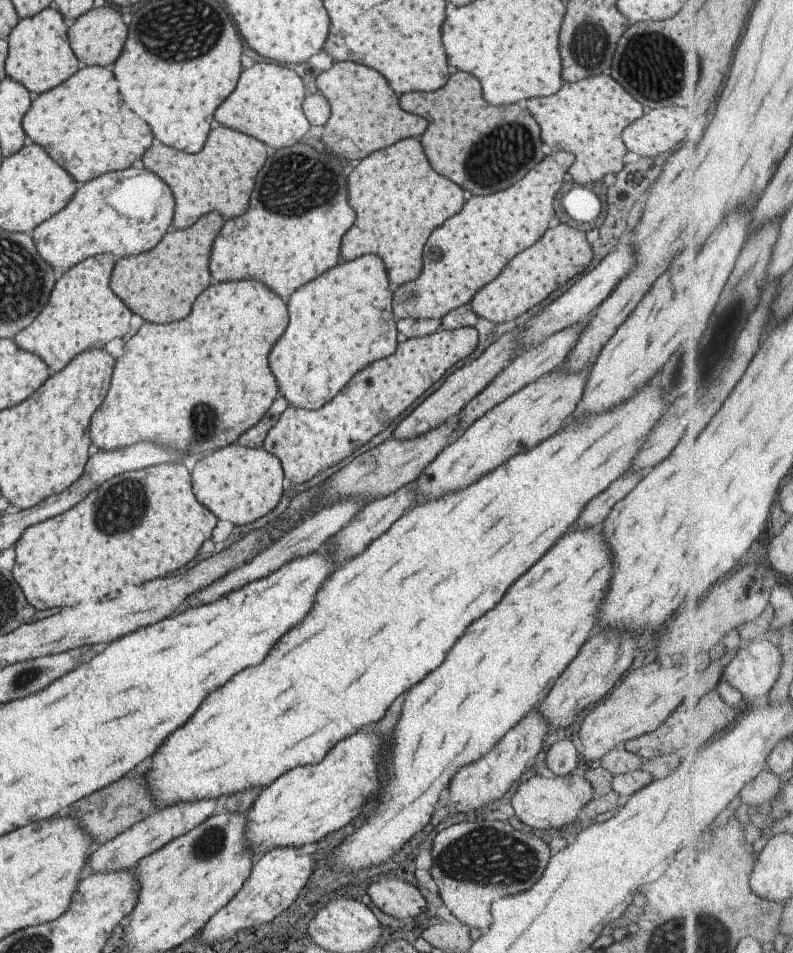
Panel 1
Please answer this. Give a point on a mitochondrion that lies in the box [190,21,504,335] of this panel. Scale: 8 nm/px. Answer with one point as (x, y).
(293, 186)

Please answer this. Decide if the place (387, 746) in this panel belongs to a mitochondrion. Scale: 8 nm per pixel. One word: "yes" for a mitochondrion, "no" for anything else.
no

